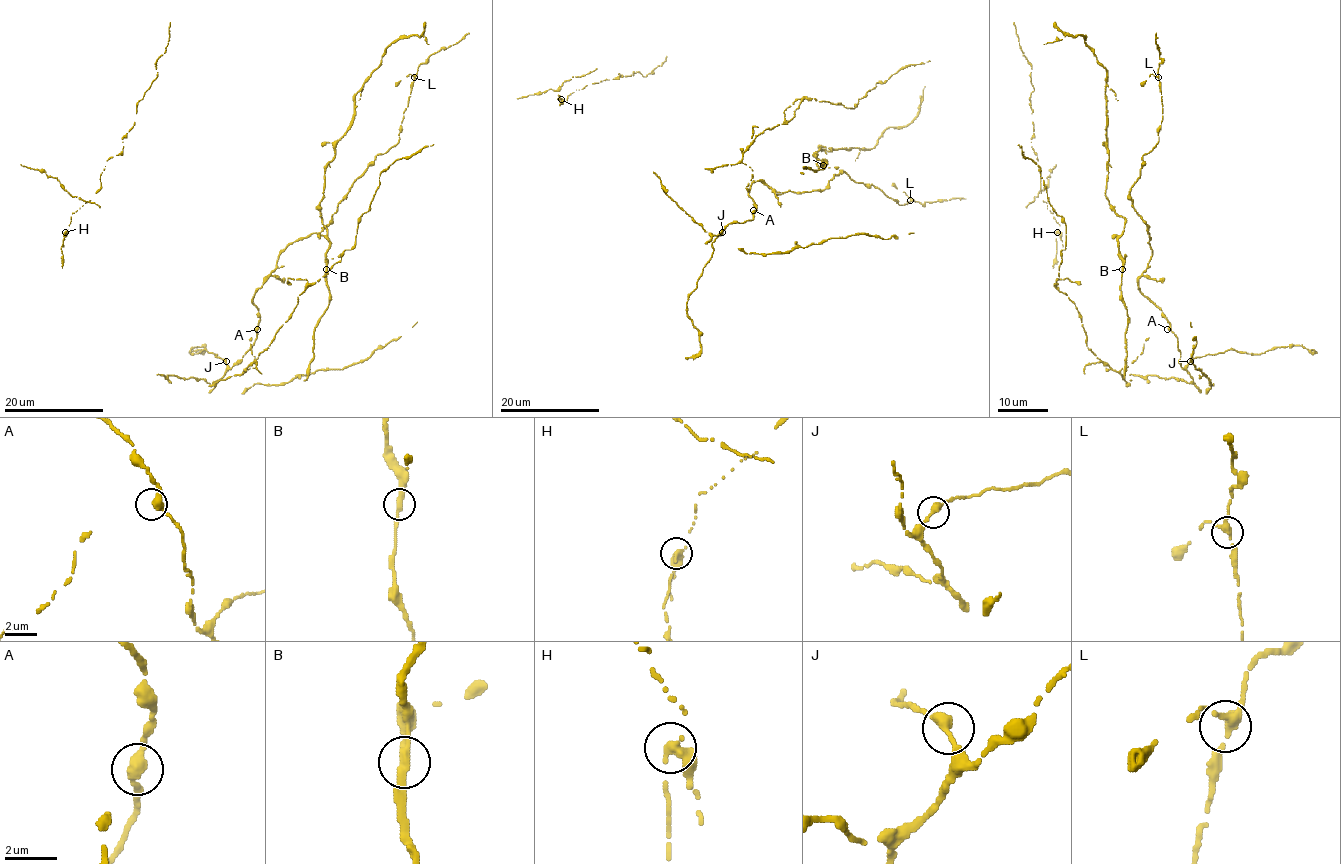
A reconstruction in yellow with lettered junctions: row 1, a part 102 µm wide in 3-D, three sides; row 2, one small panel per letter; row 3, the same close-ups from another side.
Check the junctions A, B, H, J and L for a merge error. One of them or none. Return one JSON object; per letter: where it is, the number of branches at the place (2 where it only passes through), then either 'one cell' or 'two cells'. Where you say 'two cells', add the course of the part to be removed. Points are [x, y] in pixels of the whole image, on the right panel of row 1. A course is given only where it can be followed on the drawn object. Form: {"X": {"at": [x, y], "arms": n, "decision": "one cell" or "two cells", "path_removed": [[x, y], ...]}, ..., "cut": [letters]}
{"A": {"at": [1167, 329], "arms": 2, "decision": "one cell"}, "B": {"at": [1122, 269], "arms": 2, "decision": "one cell"}, "H": {"at": [1057, 232], "arms": 2, "decision": "one cell"}, "J": {"at": [1190, 361], "arms": 2, "decision": "one cell"}, "L": {"at": [1158, 77], "arms": 2, "decision": "one cell"}, "cut": []}

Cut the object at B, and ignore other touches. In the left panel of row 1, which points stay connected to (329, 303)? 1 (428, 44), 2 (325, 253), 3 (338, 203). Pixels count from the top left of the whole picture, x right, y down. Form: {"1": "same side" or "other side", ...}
{"1": "other side", "2": "other side", "3": "same side"}

